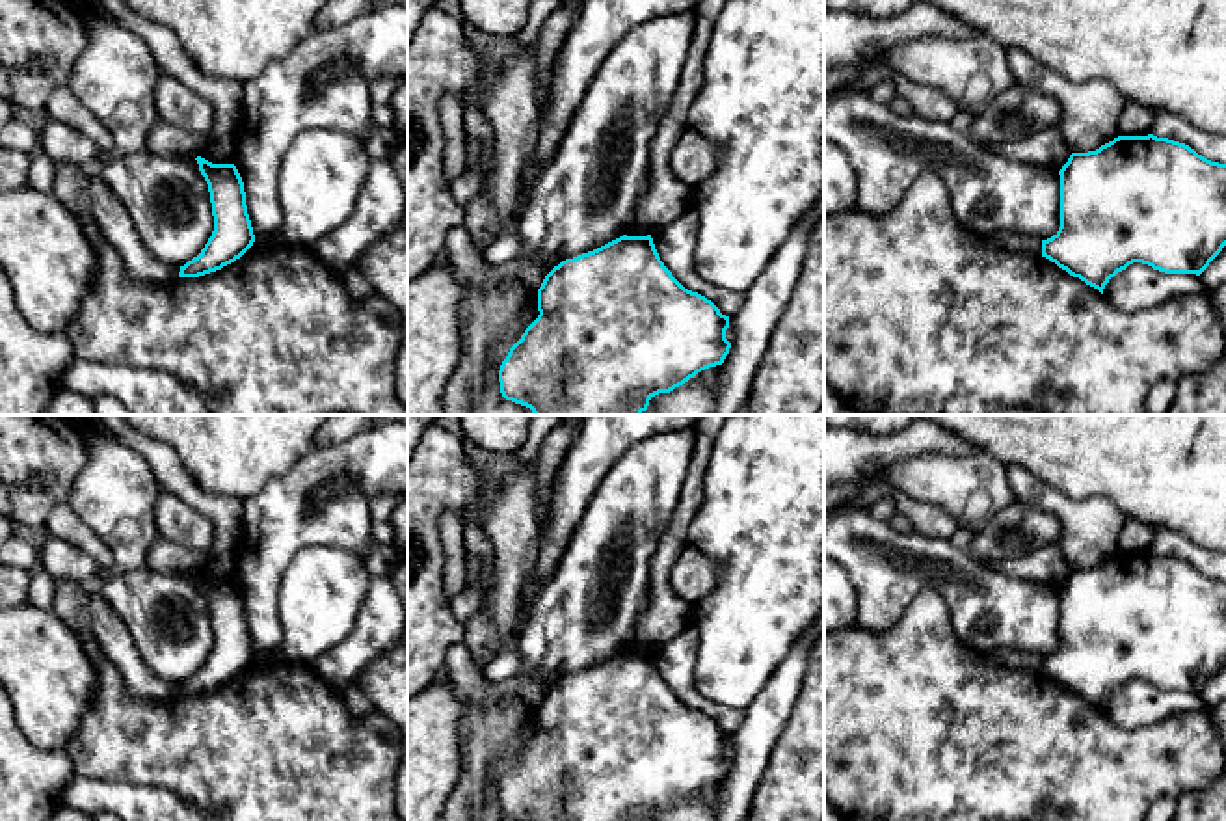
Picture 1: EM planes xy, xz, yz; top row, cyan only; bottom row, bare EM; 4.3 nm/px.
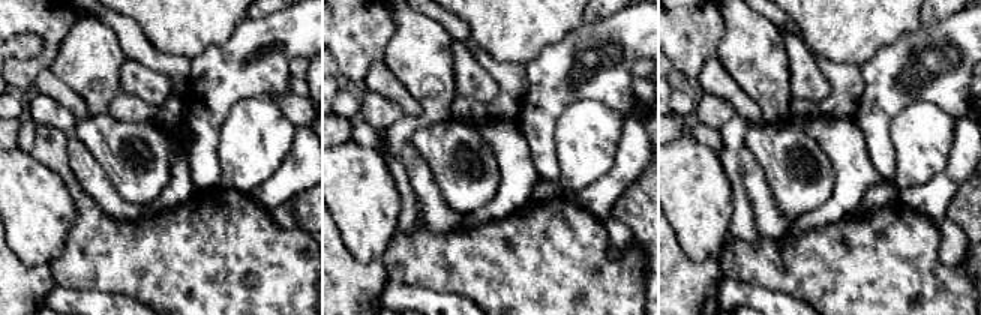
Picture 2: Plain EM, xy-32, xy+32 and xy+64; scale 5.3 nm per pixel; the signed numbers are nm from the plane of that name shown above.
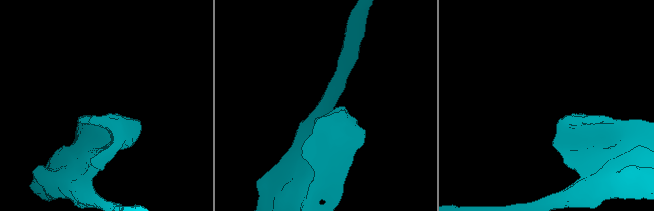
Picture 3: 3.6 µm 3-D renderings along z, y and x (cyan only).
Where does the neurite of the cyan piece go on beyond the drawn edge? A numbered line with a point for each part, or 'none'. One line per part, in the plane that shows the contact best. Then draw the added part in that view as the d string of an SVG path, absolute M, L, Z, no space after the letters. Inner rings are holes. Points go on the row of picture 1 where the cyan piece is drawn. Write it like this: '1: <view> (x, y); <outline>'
none

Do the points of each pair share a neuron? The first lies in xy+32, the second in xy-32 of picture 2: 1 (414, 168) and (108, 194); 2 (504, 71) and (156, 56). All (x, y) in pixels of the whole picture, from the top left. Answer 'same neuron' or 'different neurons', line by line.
1: same neuron
2: same neuron

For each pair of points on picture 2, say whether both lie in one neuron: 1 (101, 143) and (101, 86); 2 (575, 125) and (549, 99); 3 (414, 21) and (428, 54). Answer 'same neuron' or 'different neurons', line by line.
1: different neurons
2: different neurons
3: same neuron

